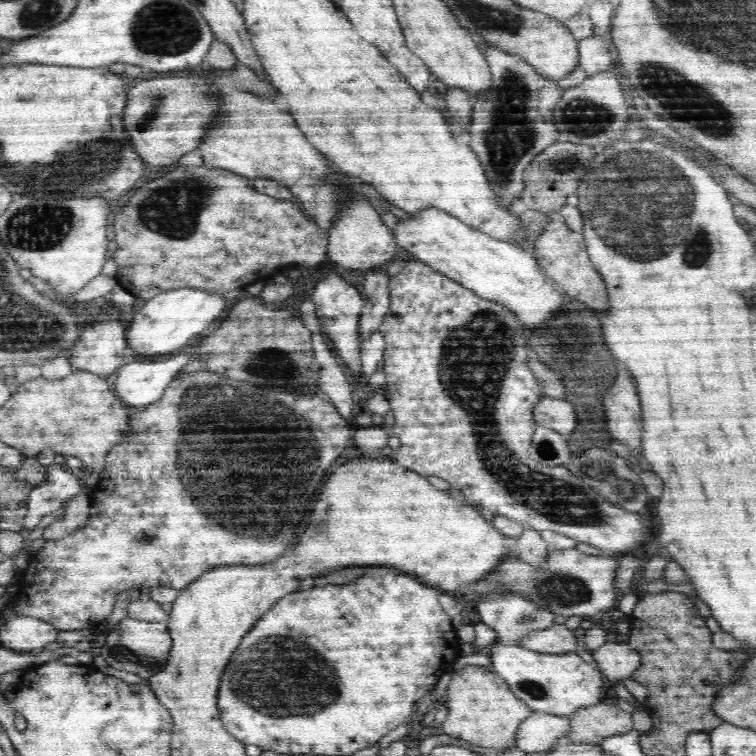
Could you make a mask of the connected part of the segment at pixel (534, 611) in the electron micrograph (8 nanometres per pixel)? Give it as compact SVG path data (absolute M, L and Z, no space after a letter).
M508 595L506 598L488 598L478 601L480 619L482 622L492 626L492 629L498 631L498 641L511 643L516 637L522 637L523 633L534 631L535 629L546 629L555 627L555 616L544 612L542 609L535 607L534 603L522 598L514 598L514 595Z

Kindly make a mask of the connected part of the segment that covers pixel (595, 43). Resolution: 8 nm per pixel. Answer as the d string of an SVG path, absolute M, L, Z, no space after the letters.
M594 35L577 41L578 69L592 76L615 68L614 54L609 40Z

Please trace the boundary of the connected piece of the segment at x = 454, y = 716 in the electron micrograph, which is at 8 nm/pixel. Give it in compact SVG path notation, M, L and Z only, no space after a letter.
M466 664L460 670L448 672L441 683L444 696L441 704L448 708L448 713L441 728L444 733L453 737L462 738L475 745L483 747L506 748L514 747L514 732L522 718L528 716L529 708L516 695L514 695L501 676L489 667Z

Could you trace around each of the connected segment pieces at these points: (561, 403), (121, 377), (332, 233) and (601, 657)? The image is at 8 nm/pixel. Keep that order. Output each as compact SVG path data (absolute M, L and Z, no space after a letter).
M542 396L534 404L532 414L540 426L548 426L568 436L577 422L574 408L566 399Z
M232 308L224 309L222 315L213 321L206 331L196 336L196 338L191 341L191 344L182 347L180 353L172 355L172 358L152 362L133 362L120 367L113 389L116 397L118 397L118 401L131 410L136 410L160 400L164 388L168 386L168 382L172 380L172 376L174 376L178 370L184 368L188 362L192 362L197 358L199 348L204 344L204 341L231 315L232 311Z
M320 152L320 156L323 156L324 170L316 180L319 180L319 184L322 184L322 186L330 187L330 191L334 191L335 197L335 216L330 219L328 228L328 258L346 269L358 270L362 273L383 270L384 267L394 262L394 258L396 258L396 242L392 239L390 231L387 230L386 225L381 220L381 216L371 206L367 197L361 193L359 181L352 177L350 173L338 168L333 161L330 161L330 158L326 157L326 154Z
M609 636L607 642L598 650L593 651L597 667L608 677L609 680L622 679L622 676L630 676L630 672L642 661L640 649L634 649L632 643L620 642L617 636Z

